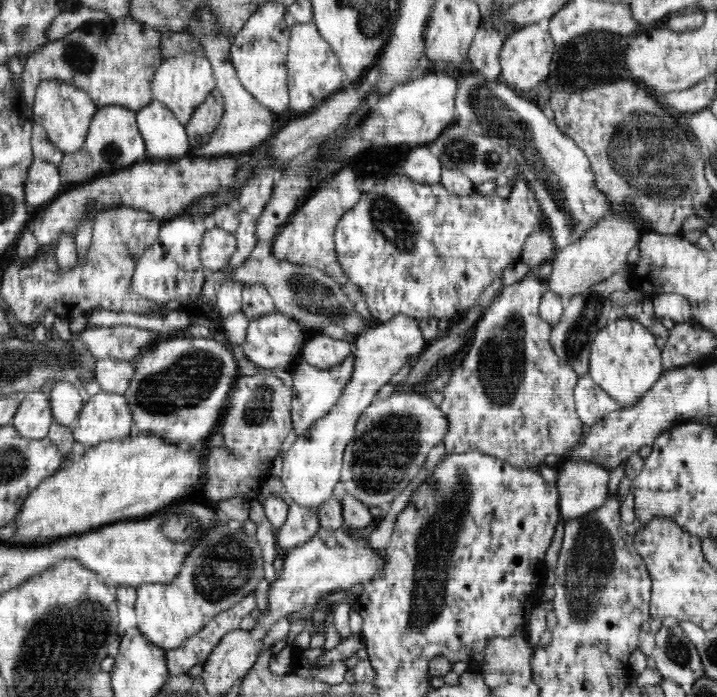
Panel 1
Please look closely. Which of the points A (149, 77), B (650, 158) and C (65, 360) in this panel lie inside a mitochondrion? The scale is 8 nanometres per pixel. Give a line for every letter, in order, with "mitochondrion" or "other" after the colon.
A: other
B: mitochondrion
C: mitochondrion

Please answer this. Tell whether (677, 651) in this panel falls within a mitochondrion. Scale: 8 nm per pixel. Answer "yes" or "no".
yes

